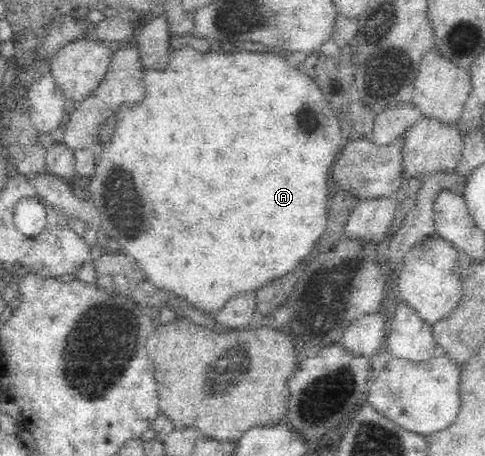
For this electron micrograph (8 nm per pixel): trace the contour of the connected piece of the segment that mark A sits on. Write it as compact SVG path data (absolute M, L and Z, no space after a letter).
M184 46L180 50L170 50L163 71L144 70L140 83L140 101L134 108L122 109L117 114L111 146L102 150L101 158L96 164L91 202L98 211L101 228L110 238L117 240L121 253L135 260L147 288L165 290L168 294L185 298L185 307L210 313L221 308L227 298L239 292L253 292L265 286L271 278L283 276L285 272L296 269L301 258L309 258L315 250L313 242L322 236L326 227L325 198L328 196L325 180L329 179L330 168L334 163L333 156L336 157L340 153L348 137L341 120L332 112L330 103L315 80L303 74L301 70L294 70L287 60L276 54L246 51L201 54Z

